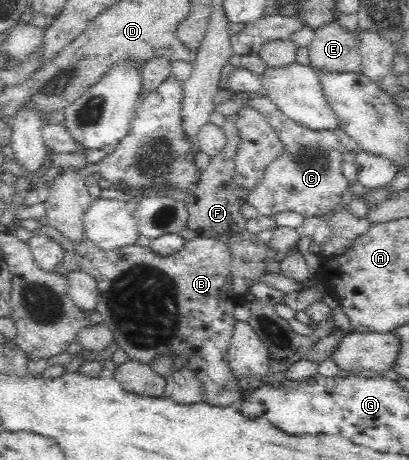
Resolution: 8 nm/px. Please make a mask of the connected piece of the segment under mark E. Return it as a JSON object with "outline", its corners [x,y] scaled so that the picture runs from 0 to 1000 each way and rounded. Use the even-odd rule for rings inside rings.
{"outline":[[[804,46],[795,54],[785,54],[780,63],[768,65],[768,78],[763,91],[751,100],[753,122],[758,128],[758,146],[770,154],[800,154],[800,157],[866,157],[883,159],[888,152],[888,130],[878,120],[875,85],[870,70],[851,70],[829,59],[817,46]]]}

